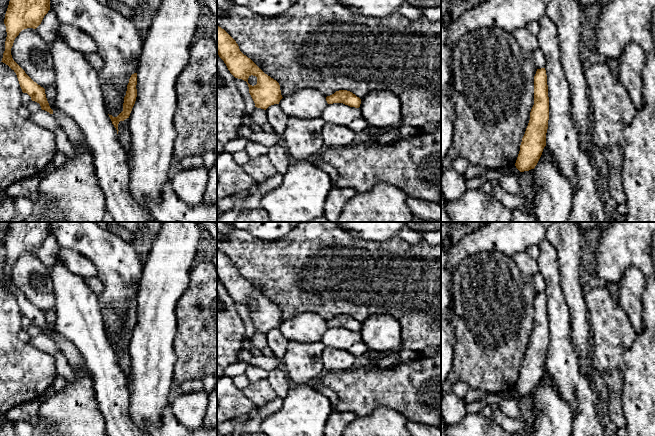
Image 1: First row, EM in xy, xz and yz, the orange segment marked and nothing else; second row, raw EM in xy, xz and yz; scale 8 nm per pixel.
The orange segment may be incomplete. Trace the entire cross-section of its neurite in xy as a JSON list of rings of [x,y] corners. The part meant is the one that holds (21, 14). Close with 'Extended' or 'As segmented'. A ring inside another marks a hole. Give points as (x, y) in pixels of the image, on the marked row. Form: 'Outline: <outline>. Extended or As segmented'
Outline: [[[10,0],[5,14],[4,24],[6,26],[7,37],[5,41],[5,51],[3,53],[2,61],[8,65],[17,75],[20,87],[23,93],[27,93],[32,101],[40,104],[41,109],[53,114],[46,98],[45,89],[34,82],[25,71],[13,60],[11,55],[11,48],[15,38],[19,33],[27,28],[36,29],[42,22],[44,16],[50,10],[50,0]]]. As segmented

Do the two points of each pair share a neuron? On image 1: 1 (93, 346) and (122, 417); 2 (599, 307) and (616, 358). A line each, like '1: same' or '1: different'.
1: same
2: same

